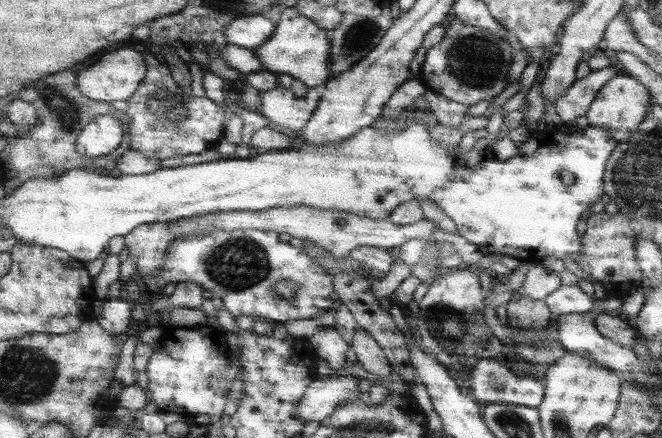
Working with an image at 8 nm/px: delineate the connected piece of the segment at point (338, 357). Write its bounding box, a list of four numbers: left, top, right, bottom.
[311,327,347,370]

